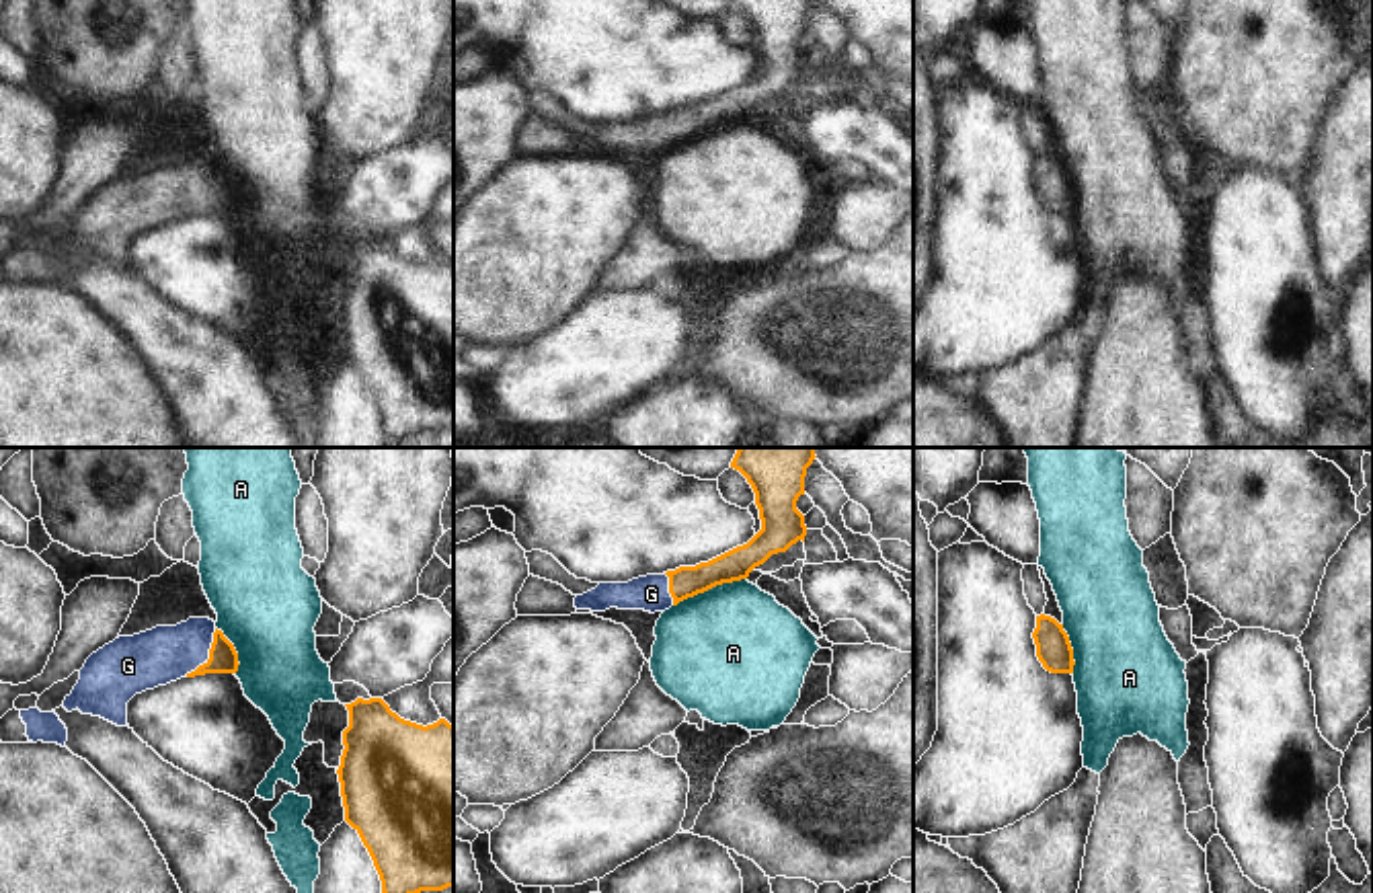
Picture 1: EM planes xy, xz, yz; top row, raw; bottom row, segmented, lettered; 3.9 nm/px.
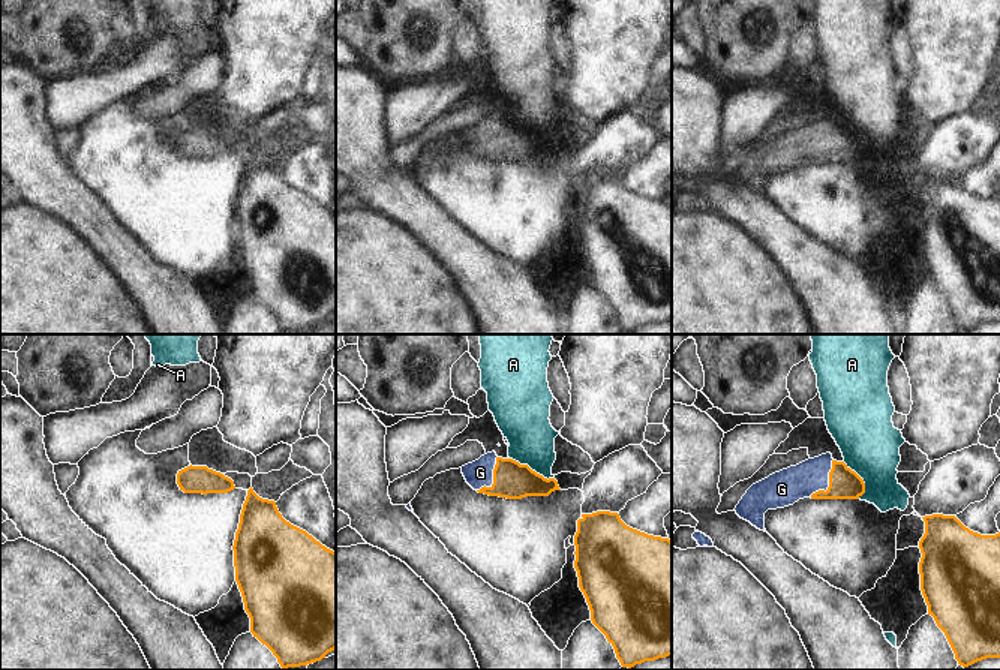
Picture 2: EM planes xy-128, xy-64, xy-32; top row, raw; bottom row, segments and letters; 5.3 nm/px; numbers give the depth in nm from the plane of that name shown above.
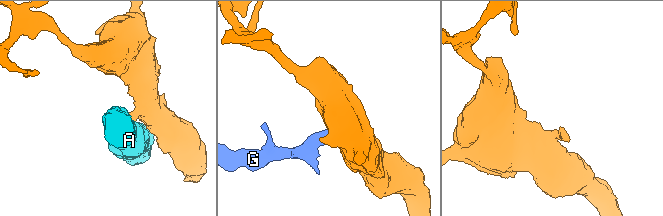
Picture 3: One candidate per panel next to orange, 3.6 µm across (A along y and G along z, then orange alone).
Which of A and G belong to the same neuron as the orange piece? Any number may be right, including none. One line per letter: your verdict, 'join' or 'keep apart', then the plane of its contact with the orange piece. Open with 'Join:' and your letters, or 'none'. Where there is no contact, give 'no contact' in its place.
Join: G
A: keep apart; contact in xz
G: join; contact in xy

